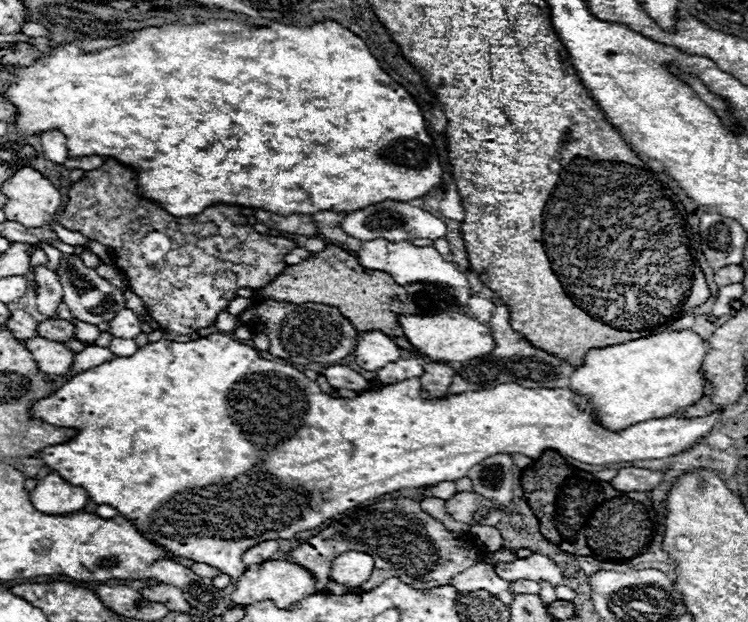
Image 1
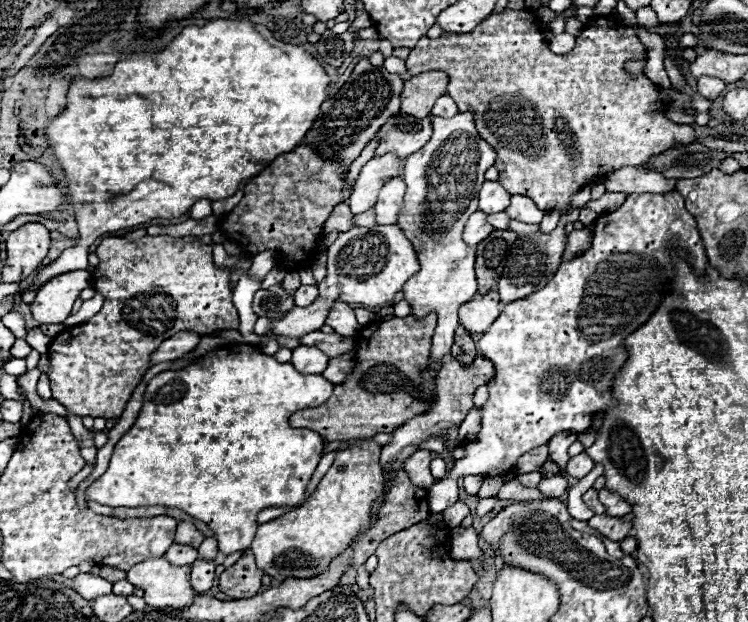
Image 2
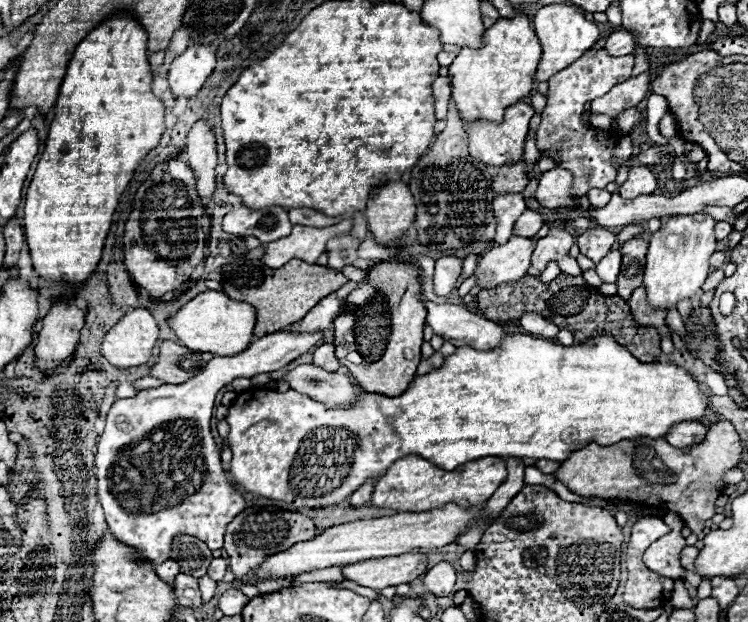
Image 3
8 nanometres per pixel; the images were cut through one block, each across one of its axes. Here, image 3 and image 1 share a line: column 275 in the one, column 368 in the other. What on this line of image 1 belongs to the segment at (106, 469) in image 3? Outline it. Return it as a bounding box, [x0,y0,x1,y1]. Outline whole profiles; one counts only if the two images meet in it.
[354,332,402,372]

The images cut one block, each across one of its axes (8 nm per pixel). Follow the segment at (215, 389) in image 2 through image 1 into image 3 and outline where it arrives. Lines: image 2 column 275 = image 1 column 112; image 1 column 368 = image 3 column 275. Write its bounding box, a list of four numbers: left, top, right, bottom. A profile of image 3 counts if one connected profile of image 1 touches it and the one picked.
[226,334,708,508]

